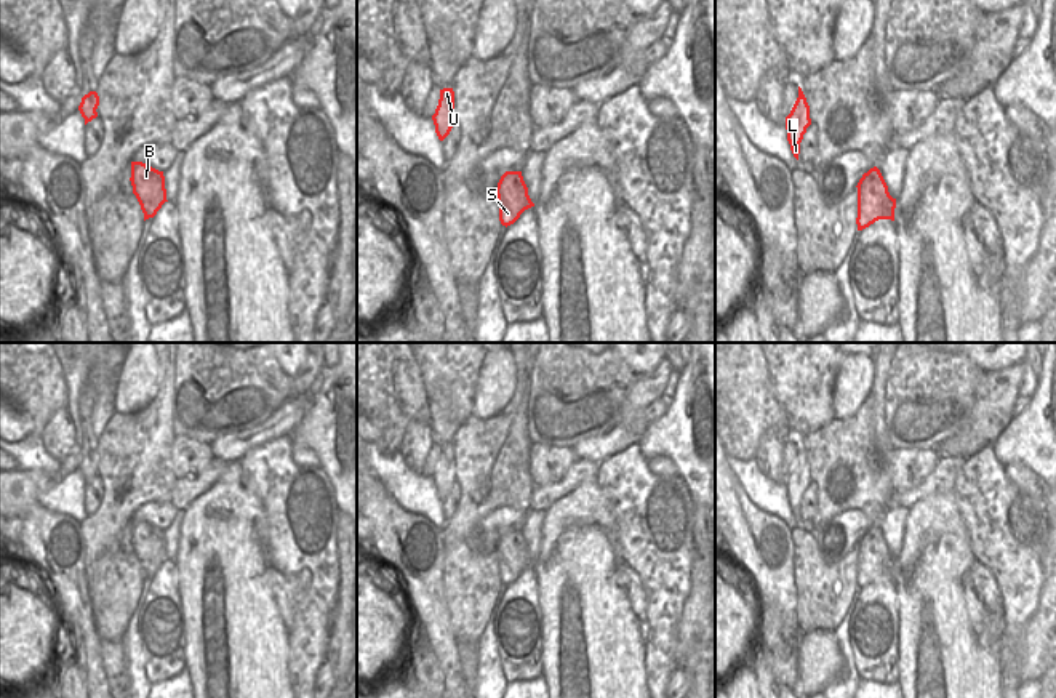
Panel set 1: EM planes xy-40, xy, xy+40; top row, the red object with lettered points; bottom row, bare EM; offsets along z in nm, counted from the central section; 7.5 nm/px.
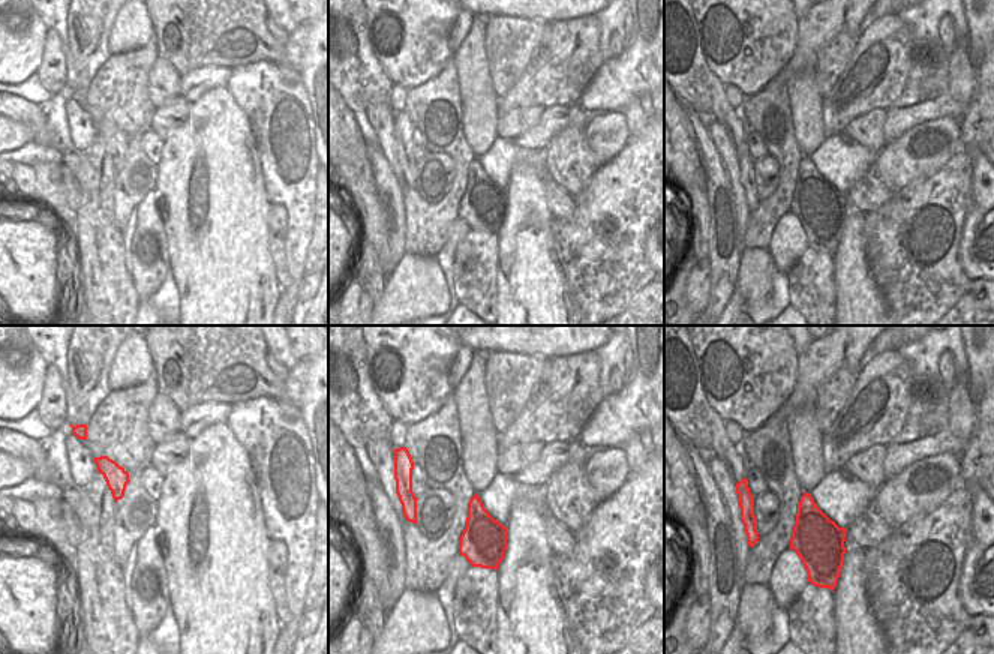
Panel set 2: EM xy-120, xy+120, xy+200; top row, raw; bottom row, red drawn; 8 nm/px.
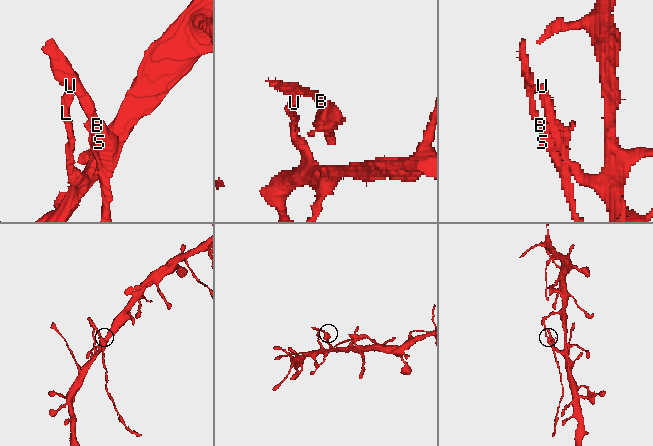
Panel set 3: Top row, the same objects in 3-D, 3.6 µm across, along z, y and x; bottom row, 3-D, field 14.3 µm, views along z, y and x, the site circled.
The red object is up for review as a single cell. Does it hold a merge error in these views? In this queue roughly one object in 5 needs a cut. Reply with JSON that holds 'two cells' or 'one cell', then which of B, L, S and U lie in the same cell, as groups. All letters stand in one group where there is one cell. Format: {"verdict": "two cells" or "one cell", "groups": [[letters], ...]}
{"verdict": "two cells", "groups": [["B", "S", "U"], ["L"]]}

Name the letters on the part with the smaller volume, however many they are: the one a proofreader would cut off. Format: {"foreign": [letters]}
{"foreign": ["B", "S", "U"]}

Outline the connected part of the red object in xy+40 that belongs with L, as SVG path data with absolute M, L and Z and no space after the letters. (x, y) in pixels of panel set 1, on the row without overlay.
M790 469L790 472L786 475L786 488L790 509L797 519L800 512L800 501L803 498L803 493L806 491L806 487L806 479L800 479L798 474Z

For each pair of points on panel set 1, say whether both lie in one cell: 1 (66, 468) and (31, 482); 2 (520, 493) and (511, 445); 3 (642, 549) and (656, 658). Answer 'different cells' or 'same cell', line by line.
1: same cell
2: different cells
3: same cell

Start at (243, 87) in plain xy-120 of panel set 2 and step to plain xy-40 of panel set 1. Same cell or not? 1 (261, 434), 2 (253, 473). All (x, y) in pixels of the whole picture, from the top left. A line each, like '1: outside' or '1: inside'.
1: outside
2: inside

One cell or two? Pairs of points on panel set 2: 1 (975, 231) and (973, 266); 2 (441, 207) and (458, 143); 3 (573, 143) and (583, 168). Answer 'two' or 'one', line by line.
1: one
2: one
3: one

